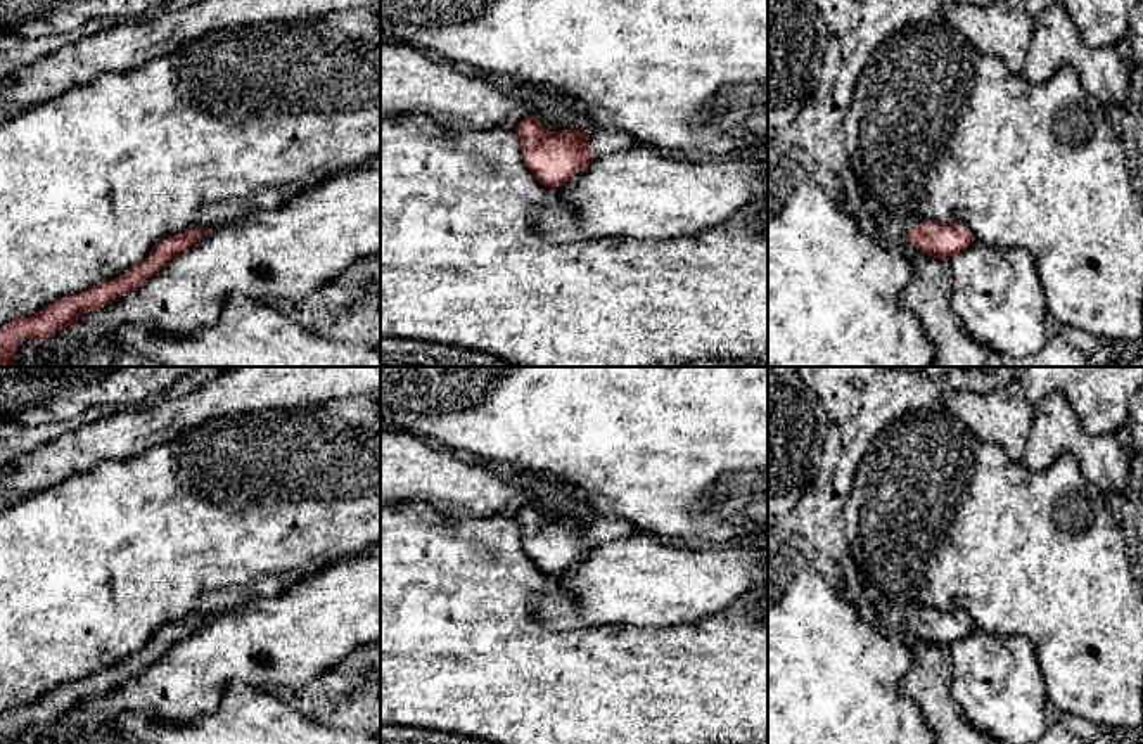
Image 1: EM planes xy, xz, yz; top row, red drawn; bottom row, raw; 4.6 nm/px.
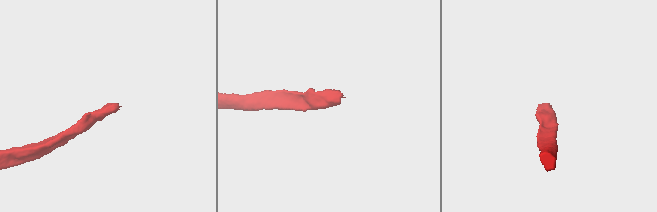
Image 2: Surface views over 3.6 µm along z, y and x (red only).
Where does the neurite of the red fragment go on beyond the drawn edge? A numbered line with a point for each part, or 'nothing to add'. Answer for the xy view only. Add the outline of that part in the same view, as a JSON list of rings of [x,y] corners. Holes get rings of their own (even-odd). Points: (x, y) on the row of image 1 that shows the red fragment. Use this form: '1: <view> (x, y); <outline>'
nothing to add

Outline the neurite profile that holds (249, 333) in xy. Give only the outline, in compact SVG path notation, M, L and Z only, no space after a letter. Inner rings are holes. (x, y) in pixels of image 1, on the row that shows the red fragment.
M233 294L218 322L190 336L156 336L128 324L119 343L130 353L161 362L164 367L380 367L380 348L351 341L334 341L292 322L265 299Z

